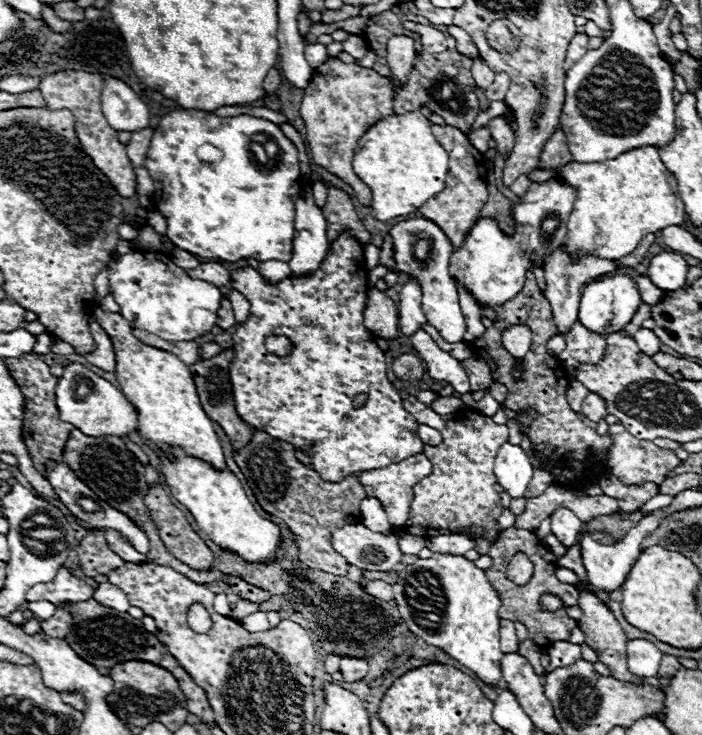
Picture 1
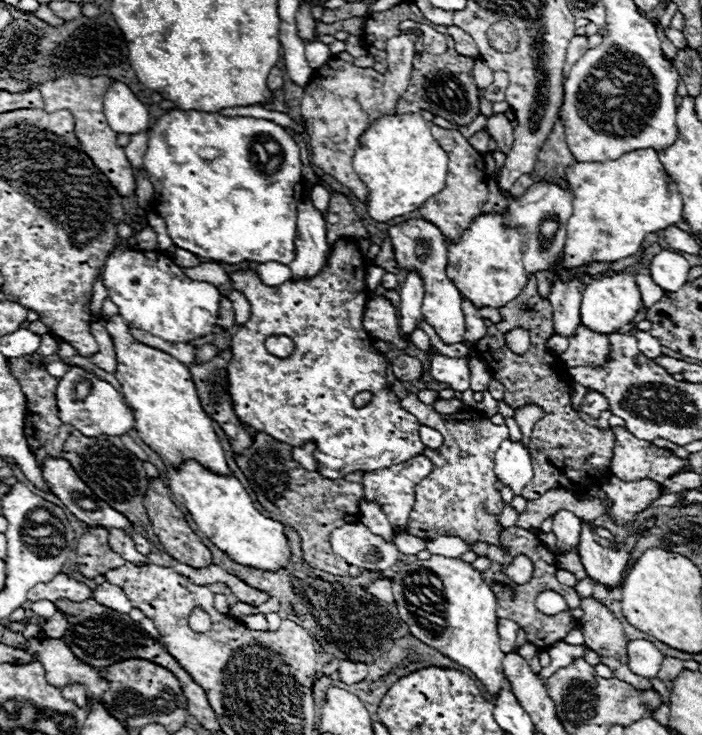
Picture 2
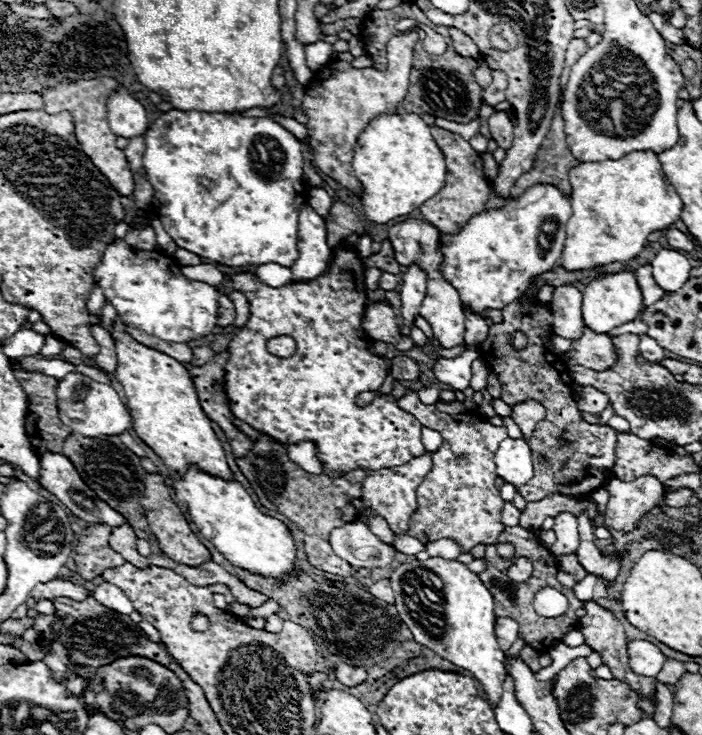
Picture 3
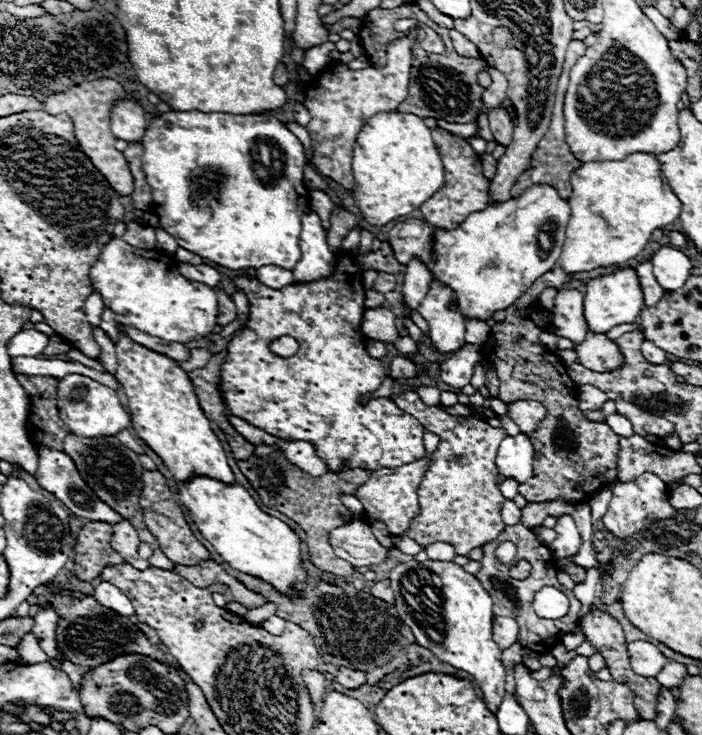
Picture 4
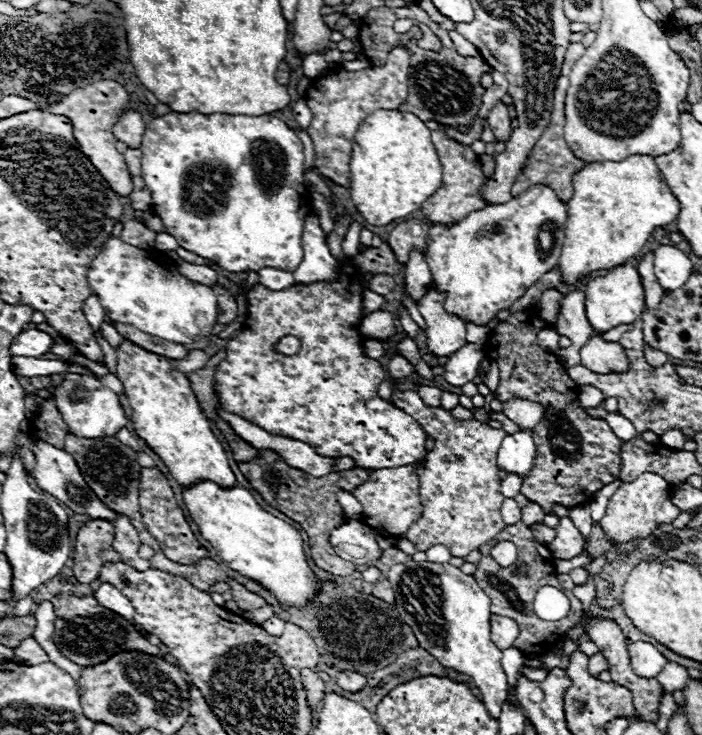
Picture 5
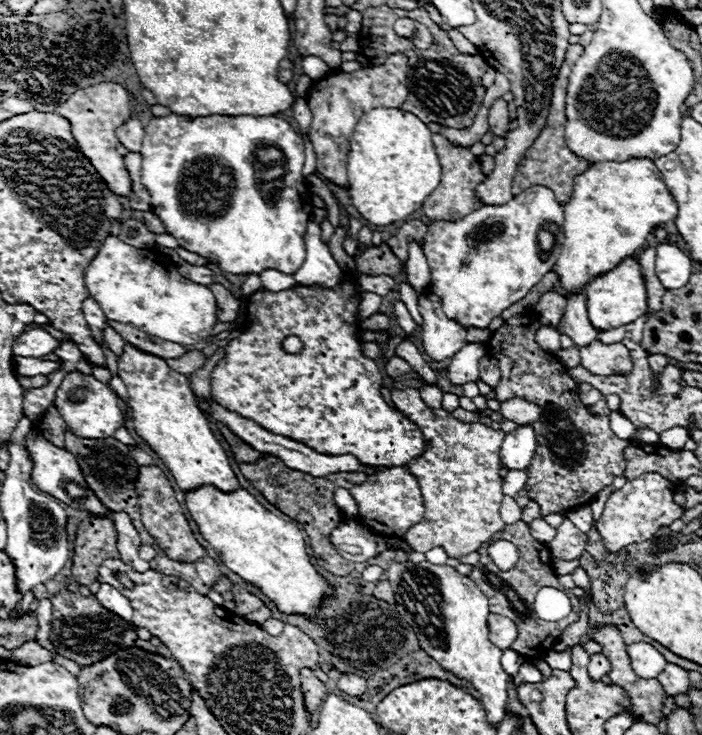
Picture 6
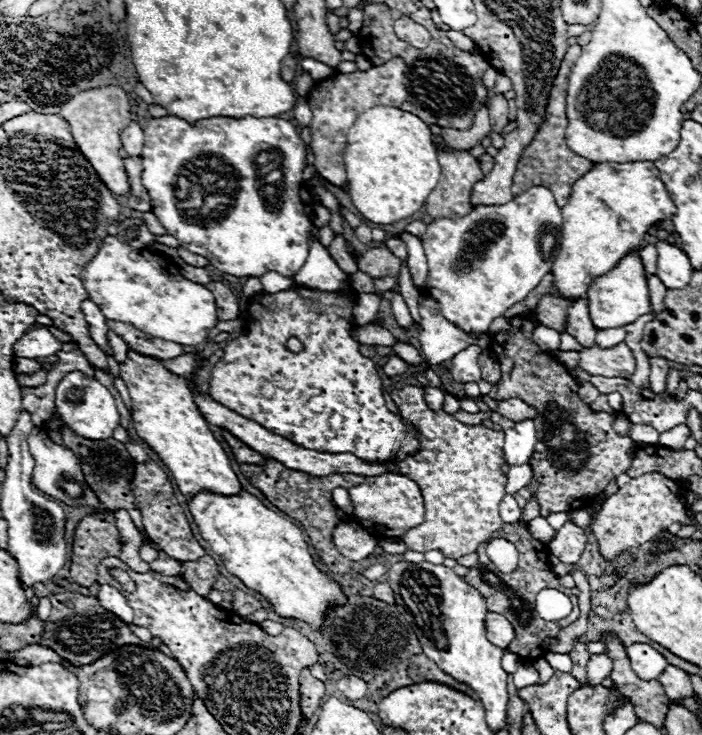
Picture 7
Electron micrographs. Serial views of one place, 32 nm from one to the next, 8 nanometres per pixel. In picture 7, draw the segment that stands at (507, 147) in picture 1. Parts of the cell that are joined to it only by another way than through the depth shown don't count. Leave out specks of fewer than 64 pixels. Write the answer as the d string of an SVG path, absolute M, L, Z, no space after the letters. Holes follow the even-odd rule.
M496 94L490 100L488 112L490 112L492 130L498 132L498 134L502 134L502 128L508 124L508 100L504 98L504 94Z

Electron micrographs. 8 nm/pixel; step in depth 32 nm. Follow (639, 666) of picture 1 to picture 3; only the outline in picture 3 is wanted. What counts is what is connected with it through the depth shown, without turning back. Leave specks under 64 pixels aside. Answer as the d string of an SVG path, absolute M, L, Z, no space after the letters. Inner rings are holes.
M632 640L628 642L628 658L632 672L640 676L656 676L662 670L662 664L668 660L652 642Z

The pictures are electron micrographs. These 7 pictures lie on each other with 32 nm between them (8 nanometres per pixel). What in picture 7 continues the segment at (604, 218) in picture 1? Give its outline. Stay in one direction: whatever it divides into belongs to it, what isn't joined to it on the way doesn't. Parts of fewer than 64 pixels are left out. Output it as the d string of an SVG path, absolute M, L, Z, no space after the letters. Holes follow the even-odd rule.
M632 162L632 164L596 164L594 172L584 174L572 188L566 208L562 208L562 242L558 258L552 266L556 294L568 302L576 298L586 298L588 286L594 278L610 272L624 254L642 248L648 228L660 220L670 220L676 208L670 200L662 180L658 178L658 168L654 162Z

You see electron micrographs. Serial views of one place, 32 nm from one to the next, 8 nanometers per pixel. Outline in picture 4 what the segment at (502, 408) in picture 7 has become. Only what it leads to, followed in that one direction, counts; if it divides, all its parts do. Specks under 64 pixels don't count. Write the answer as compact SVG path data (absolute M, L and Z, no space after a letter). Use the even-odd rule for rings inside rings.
M518 400L508 404L508 418L512 418L520 430L532 434L536 424L546 416L546 408L540 402L532 400Z

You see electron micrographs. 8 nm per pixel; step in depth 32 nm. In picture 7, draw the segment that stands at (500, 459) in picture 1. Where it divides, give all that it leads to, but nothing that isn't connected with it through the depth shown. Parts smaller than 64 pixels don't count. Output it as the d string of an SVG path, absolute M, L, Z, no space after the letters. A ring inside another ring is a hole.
M534 420L516 422L514 428L504 430L504 458L508 464L528 464L536 446Z

